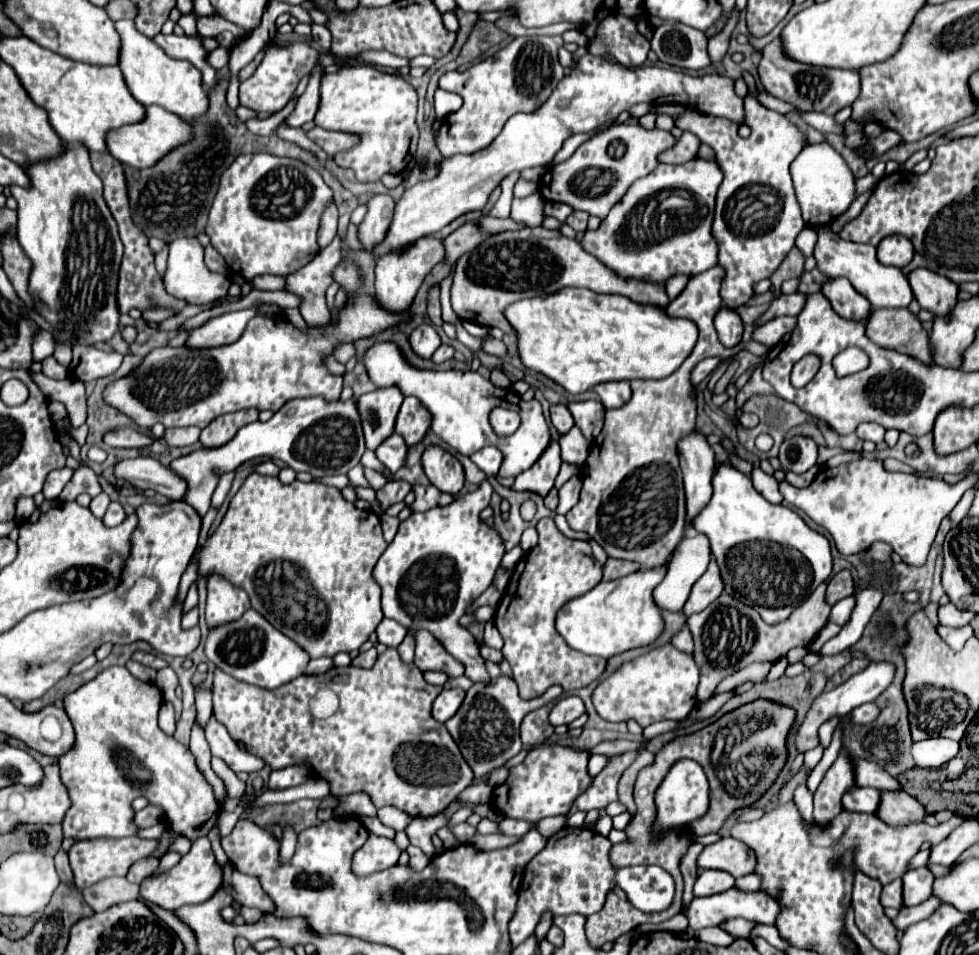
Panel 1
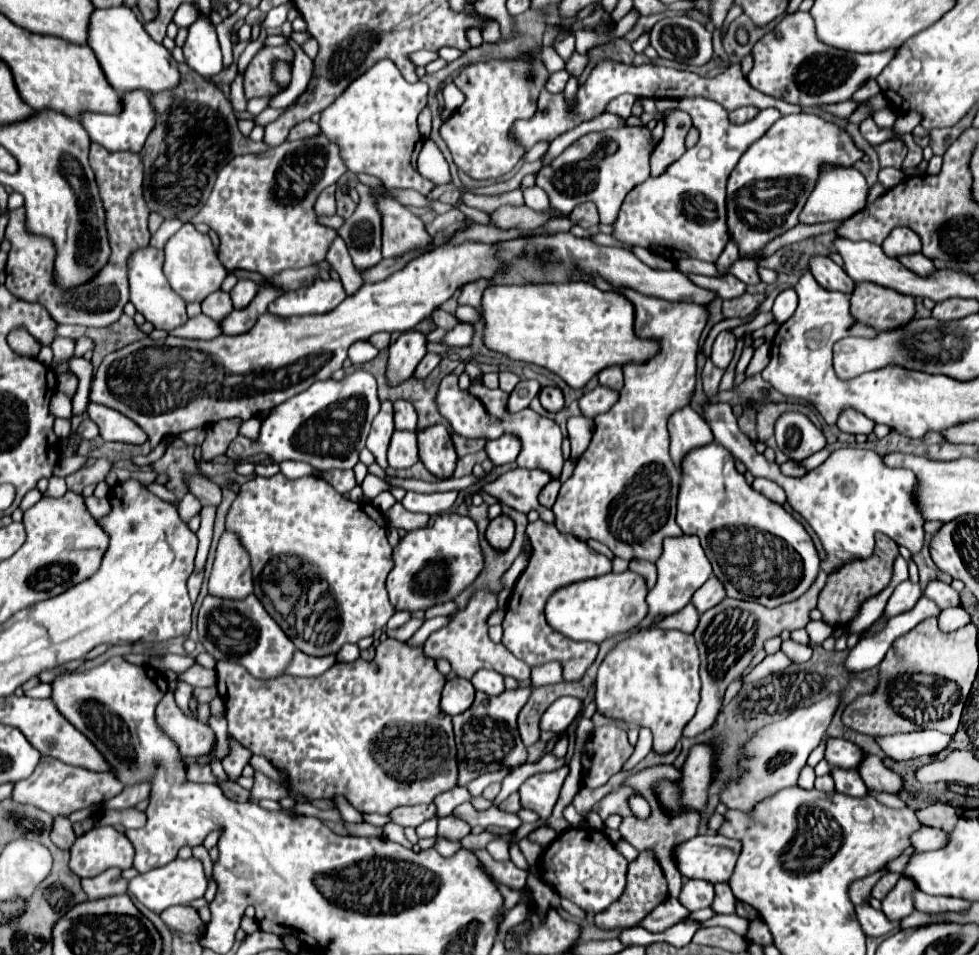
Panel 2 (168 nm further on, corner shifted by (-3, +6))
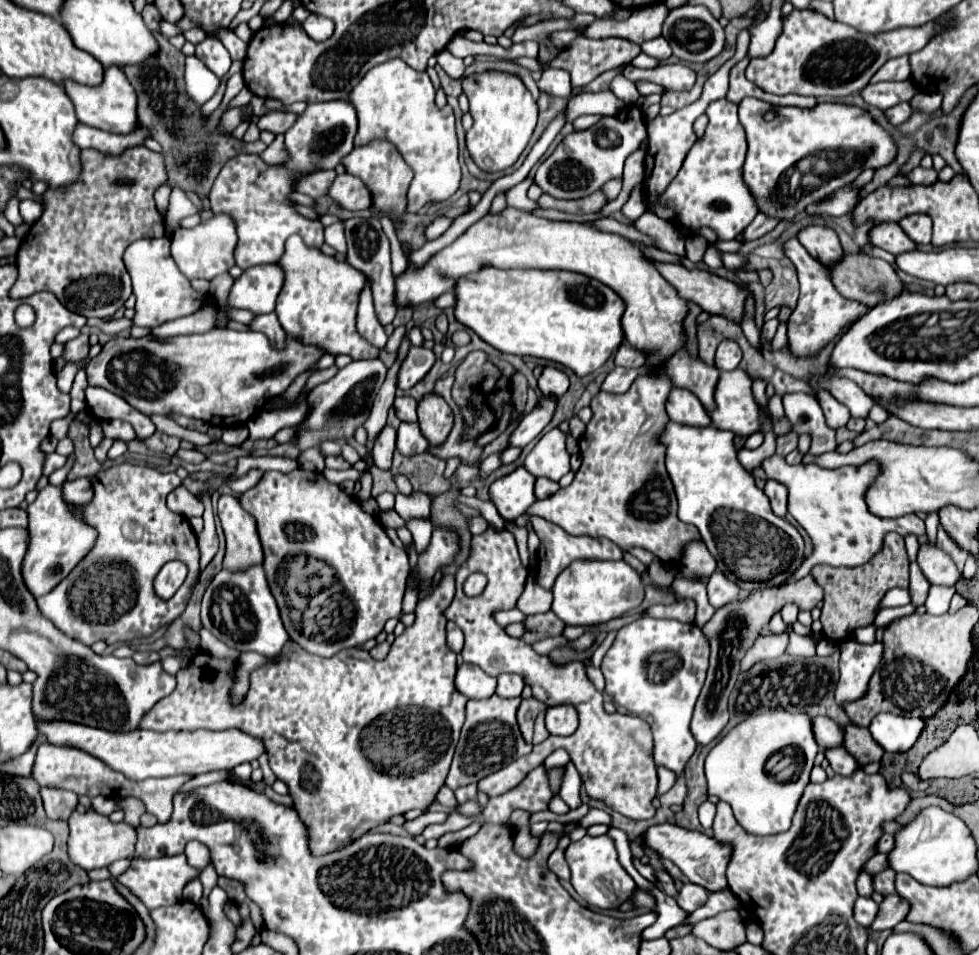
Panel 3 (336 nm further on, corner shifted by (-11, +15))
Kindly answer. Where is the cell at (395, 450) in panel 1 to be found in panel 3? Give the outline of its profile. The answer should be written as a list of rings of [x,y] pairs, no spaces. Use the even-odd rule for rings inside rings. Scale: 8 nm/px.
[[[400,424],[398,438],[396,438],[396,450],[404,456],[422,454],[428,448],[428,440],[422,436],[420,426],[414,424]]]

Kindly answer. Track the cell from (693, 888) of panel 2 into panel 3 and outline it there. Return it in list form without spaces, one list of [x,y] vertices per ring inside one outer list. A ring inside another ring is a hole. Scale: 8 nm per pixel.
[[[686,882],[676,896],[676,902],[686,914],[692,914],[696,908],[700,908],[706,902],[706,898],[708,898],[708,892],[702,892],[702,888],[698,888],[696,884]]]

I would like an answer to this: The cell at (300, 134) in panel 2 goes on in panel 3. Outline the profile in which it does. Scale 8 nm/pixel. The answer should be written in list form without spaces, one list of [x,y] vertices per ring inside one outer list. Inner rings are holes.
[[[270,112],[262,118],[258,118],[256,126],[258,130],[270,130],[272,134],[284,134],[296,120],[296,114],[284,114],[284,112]]]

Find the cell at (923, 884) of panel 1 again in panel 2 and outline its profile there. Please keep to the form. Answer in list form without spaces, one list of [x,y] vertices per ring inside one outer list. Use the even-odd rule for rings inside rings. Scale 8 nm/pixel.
[[[900,877],[900,881],[896,883],[896,887],[886,895],[886,899],[882,901],[882,909],[888,917],[896,919],[904,919],[914,911],[914,891],[918,891],[918,885],[910,879],[910,877]]]

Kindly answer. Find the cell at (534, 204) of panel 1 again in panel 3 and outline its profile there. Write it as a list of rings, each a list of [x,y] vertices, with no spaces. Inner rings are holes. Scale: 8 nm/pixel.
[[[400,58],[388,60],[384,64],[374,66],[360,80],[360,84],[354,88],[354,92],[350,92],[348,100],[354,104],[354,108],[358,112],[358,134],[356,134],[354,146],[362,146],[362,144],[376,140],[376,138],[386,138],[400,150],[406,164],[414,170],[414,180],[412,180],[408,194],[406,194],[406,212],[416,214],[428,202],[448,200],[458,190],[461,181],[461,167],[458,164],[458,142],[456,142],[456,132],[454,132],[454,114],[452,114],[450,106],[438,108],[434,104],[434,84],[426,72],[418,72],[418,70],[410,68]]]

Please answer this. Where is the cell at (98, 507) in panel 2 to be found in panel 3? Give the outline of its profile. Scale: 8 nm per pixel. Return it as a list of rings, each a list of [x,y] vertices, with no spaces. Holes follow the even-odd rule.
[[[86,478],[62,484],[62,498],[70,504],[86,504],[92,500],[92,488]]]

